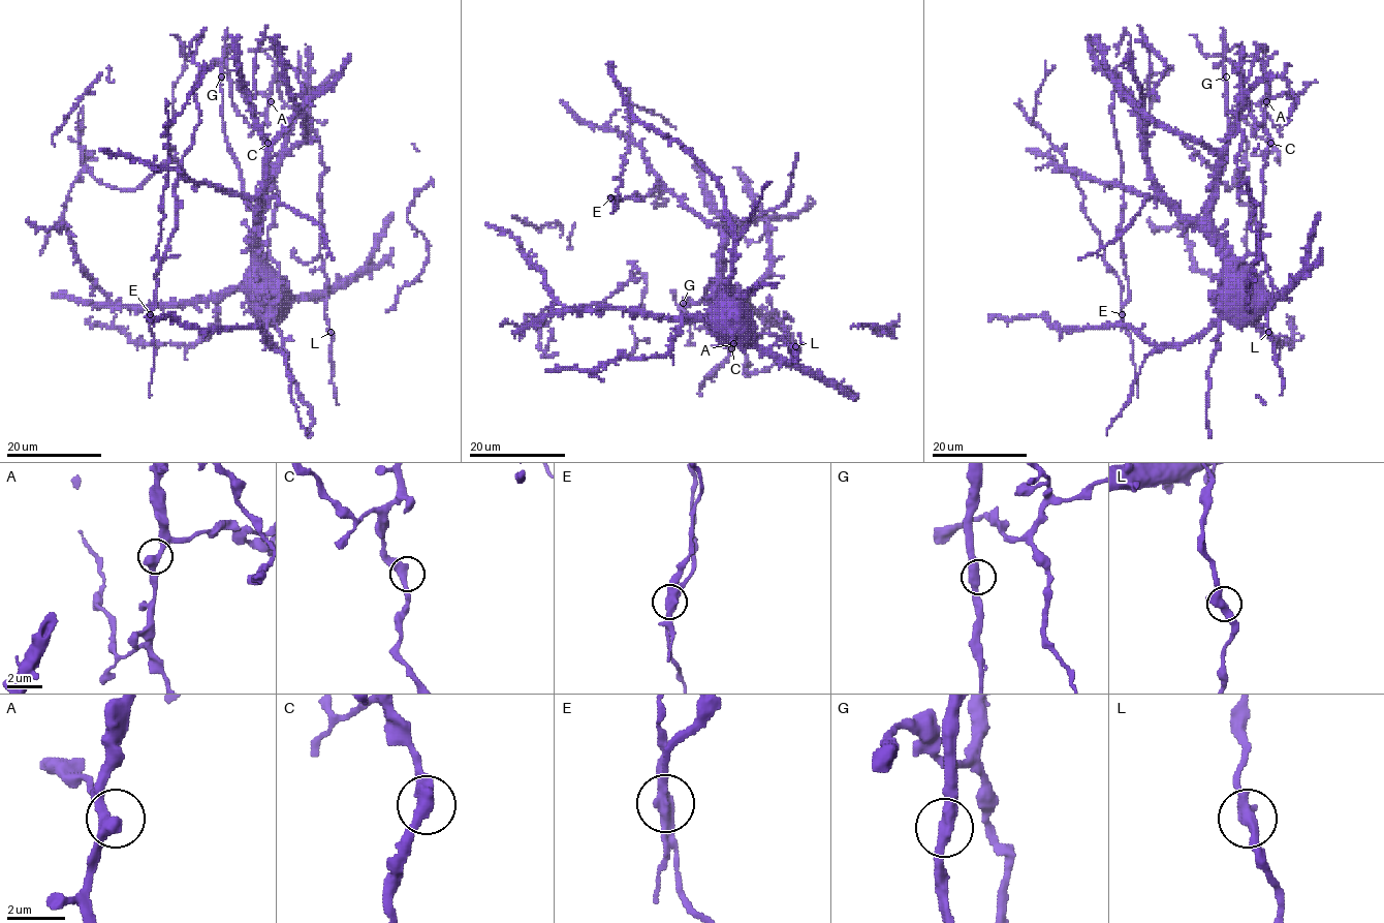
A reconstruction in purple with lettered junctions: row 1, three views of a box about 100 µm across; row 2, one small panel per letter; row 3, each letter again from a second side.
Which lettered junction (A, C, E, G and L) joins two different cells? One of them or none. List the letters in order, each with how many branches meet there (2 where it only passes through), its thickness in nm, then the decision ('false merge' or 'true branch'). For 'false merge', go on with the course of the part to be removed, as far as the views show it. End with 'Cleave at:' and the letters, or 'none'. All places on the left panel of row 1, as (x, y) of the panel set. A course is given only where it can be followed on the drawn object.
A: branches 2; calibre 420 nm; true branch
C: branches 2; calibre 440 nm; true branch
E: branches 2; calibre 440 nm; false merge; course (150, 313), (158, 281), (157, 247), (169, 155), (165, 131), (213, 66)
G: branches 2; calibre 440 nm; true branch
L: branches 2; calibre 420 nm; true branch
Cleave at: E

